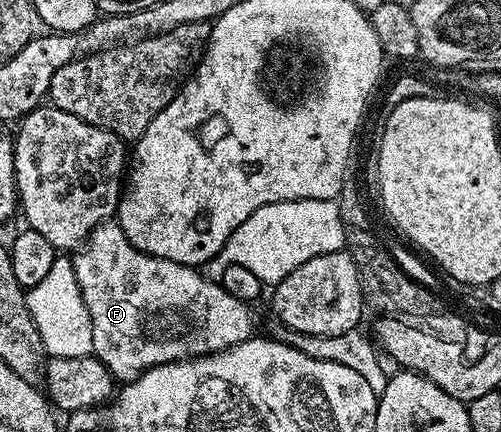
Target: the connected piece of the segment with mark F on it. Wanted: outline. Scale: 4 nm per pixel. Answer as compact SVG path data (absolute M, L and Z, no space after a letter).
M116 220L96 226L89 233L85 245L72 255L71 261L75 280L79 280L79 288L91 316L93 354L118 383L133 382L143 371L168 362L184 362L186 358L218 354L254 337L250 303L235 300L235 296L223 289L220 281L206 278L200 269L175 264L135 249Z

